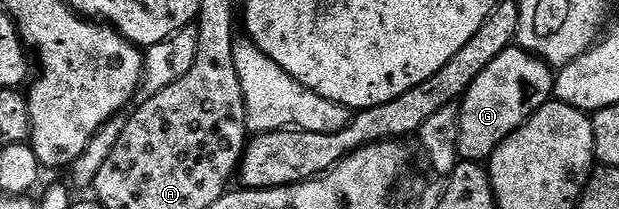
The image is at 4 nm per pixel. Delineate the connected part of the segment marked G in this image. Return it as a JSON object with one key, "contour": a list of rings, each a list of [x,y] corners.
{"contour":[[[516,45],[499,53],[499,57],[495,57],[495,61],[491,61],[491,65],[487,65],[479,77],[475,77],[460,100],[458,156],[465,161],[488,160],[493,150],[508,135],[519,130],[554,95],[554,68],[543,62],[538,55],[532,55],[530,51],[524,51]]]}

